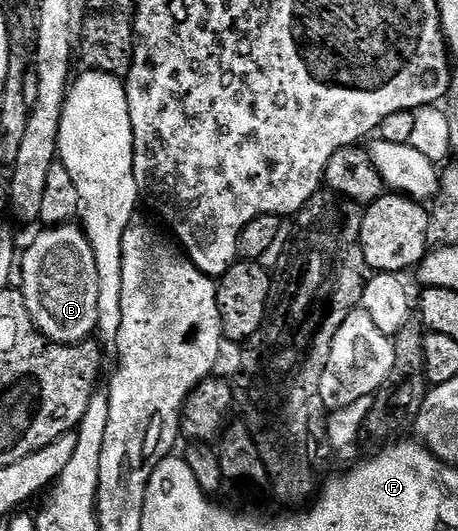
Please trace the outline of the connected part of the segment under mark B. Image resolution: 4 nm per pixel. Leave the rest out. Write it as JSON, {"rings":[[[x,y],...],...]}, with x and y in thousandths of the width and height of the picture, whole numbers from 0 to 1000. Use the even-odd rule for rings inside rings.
{"rings":[[[164,422],[87,431],[87,441],[46,478],[50,533],[46,544],[63,595],[79,618],[109,640],[135,652],[179,648],[210,627],[212,490],[190,450],[190,439]]]}

